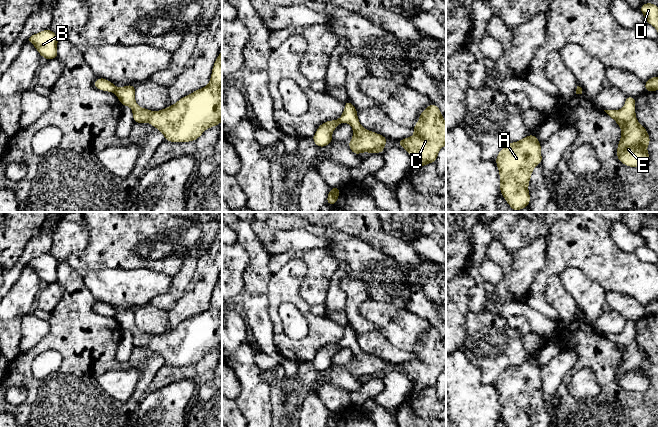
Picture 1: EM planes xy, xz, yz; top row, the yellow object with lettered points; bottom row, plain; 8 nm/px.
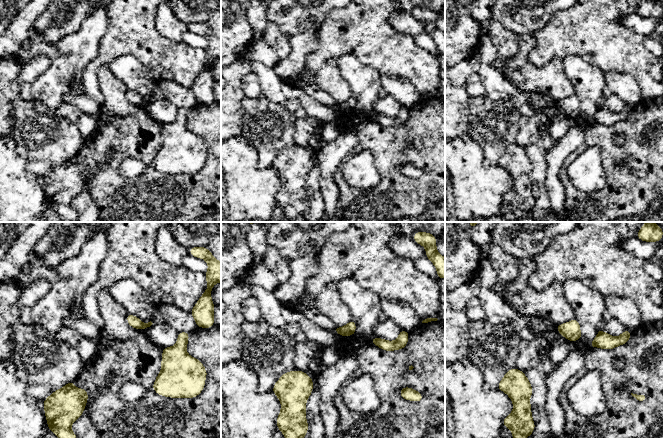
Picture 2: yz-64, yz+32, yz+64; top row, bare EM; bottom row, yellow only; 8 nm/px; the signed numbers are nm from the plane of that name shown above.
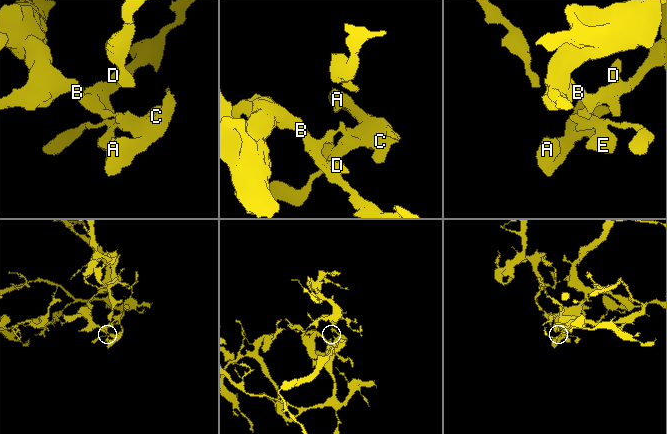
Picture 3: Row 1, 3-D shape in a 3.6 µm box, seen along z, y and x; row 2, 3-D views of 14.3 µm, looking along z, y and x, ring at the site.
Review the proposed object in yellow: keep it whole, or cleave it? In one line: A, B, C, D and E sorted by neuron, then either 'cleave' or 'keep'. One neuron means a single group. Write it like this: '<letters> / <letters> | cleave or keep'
A C E / B D | cleave

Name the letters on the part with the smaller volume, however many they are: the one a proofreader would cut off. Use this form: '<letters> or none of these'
A, C, E

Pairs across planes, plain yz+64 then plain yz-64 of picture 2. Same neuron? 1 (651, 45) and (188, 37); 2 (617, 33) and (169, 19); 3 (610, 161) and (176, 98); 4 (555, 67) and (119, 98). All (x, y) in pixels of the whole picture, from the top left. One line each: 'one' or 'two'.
1: one
2: two
3: two
4: one

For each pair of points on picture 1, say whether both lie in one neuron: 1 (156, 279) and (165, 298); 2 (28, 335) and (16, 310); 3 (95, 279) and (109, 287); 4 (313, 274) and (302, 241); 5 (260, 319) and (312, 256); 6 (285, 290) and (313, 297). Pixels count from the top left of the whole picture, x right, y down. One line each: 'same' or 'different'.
1: different
2: different
3: same
4: different
5: different
6: different

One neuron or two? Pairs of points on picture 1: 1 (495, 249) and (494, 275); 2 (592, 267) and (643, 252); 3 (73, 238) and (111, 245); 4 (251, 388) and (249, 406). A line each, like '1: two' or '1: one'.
1: two
2: two
3: two
4: one

